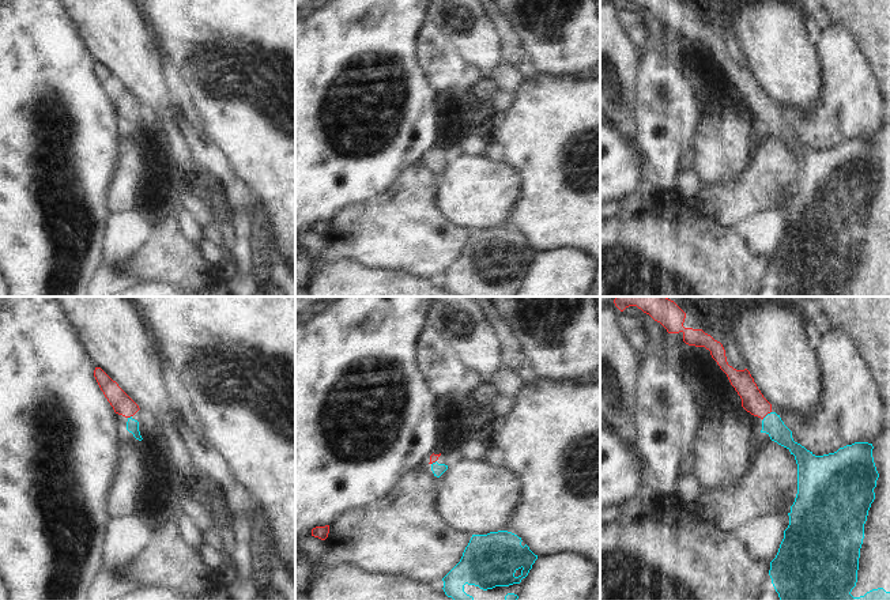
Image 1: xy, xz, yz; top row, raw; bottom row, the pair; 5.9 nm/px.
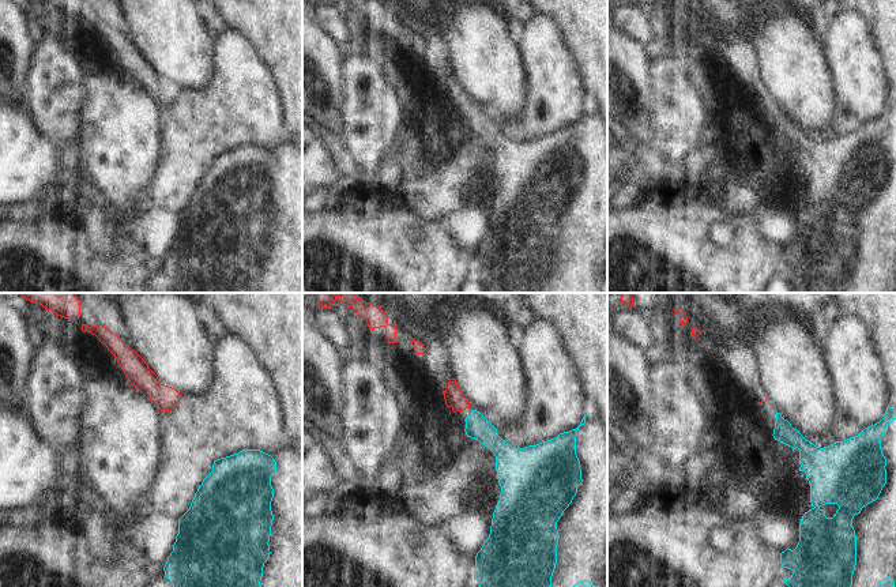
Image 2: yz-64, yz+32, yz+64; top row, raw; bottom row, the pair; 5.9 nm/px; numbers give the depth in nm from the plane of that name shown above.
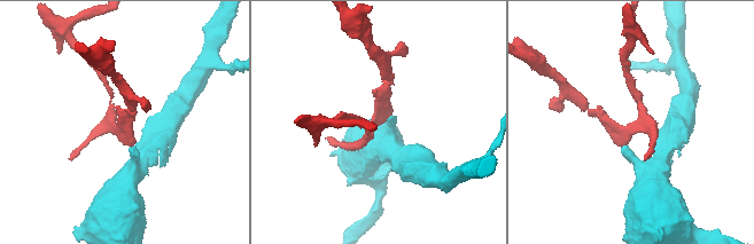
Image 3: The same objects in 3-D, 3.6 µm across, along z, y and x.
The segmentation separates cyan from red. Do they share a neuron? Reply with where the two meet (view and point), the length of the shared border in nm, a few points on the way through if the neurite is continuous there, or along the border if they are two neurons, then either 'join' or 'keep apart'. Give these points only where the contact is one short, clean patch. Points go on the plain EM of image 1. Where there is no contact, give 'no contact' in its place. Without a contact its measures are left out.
contact yz (768, 109); length 70 nm; way yz (772, 119), (768, 109), (753, 95); join

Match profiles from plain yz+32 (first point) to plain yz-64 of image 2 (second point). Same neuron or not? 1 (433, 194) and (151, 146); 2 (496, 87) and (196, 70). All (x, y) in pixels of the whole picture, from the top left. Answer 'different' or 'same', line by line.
1: different
2: same

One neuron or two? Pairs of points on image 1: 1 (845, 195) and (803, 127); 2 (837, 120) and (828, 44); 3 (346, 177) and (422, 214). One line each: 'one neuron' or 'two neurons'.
1: two neurons
2: one neuron
3: two neurons

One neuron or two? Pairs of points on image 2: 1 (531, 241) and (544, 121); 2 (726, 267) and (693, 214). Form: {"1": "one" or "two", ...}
{"1": "two", "2": "one"}

